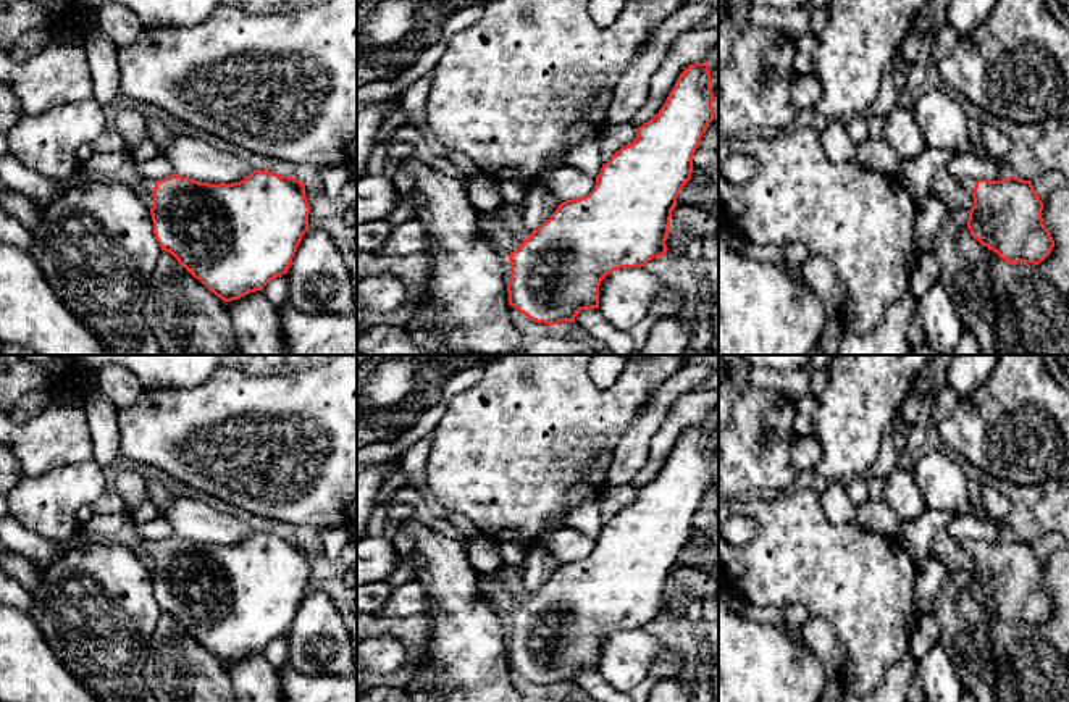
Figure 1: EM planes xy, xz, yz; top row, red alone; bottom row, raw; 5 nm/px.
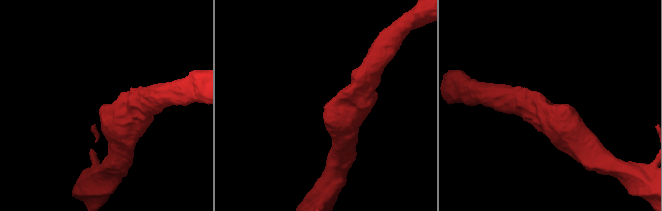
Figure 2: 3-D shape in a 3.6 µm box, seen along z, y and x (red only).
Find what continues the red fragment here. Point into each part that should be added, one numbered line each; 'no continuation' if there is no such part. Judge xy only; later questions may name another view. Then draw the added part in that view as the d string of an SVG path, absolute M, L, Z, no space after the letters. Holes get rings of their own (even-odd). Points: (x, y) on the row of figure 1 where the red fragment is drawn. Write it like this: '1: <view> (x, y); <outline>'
1: xy (146, 186); M132 178L142 195L152 194L155 181L144 178Z

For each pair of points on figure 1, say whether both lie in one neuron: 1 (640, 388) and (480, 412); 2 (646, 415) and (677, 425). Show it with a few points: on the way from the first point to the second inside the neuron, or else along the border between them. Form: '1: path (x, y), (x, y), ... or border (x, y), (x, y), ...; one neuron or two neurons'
1: path (599, 412), (520, 412); one neuron
2: border (688, 391), (670, 407), (651, 441), (649, 455); two neurons

